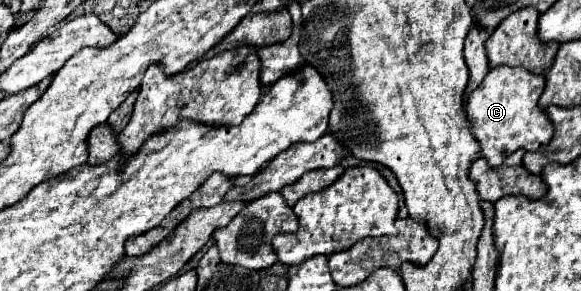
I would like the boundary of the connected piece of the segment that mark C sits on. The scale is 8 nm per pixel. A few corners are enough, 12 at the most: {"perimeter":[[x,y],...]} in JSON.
{"perimeter":[[492,68],[466,112],[482,156],[500,166],[542,150],[552,122],[544,76]]}

